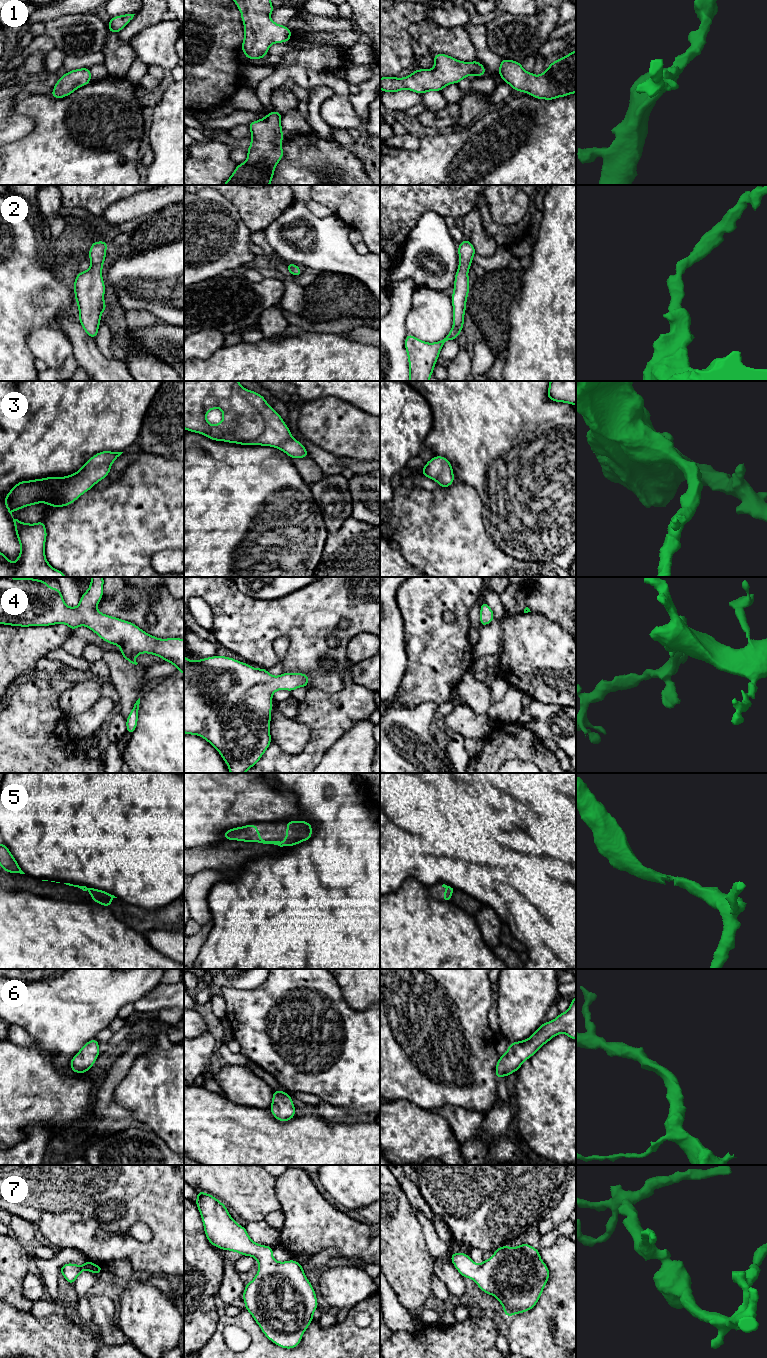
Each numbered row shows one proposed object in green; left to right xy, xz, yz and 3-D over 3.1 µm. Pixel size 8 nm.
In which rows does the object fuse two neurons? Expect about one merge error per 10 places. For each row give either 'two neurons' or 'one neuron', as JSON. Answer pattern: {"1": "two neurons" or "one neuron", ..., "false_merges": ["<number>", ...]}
{"1": "one neuron", "2": "one neuron", "3": "one neuron", "4": "one neuron", "5": "one neuron", "6": "one neuron", "7": "one neuron", "false_merges": []}

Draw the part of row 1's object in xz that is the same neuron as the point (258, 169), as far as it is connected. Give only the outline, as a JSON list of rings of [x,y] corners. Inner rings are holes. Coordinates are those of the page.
[[[274,110],[248,124],[251,131],[248,157],[223,185],[270,185],[275,167],[284,156],[281,118],[282,113]]]

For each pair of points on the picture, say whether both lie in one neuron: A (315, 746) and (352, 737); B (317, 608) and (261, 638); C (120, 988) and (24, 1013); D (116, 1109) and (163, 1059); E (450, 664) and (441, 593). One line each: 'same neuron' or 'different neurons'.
A: different neurons
B: same neuron
C: same neuron
D: different neurons
E: same neuron

